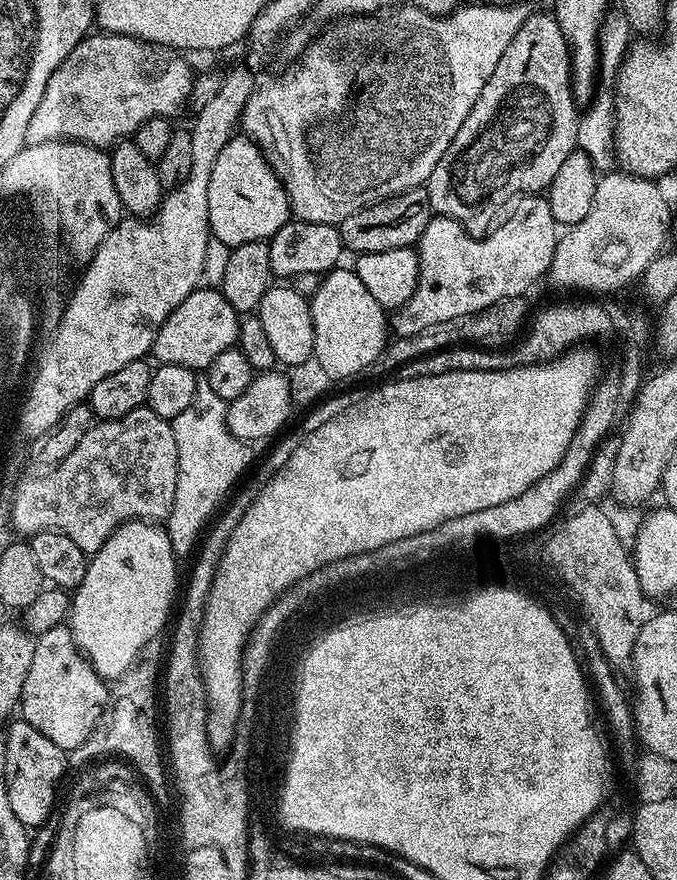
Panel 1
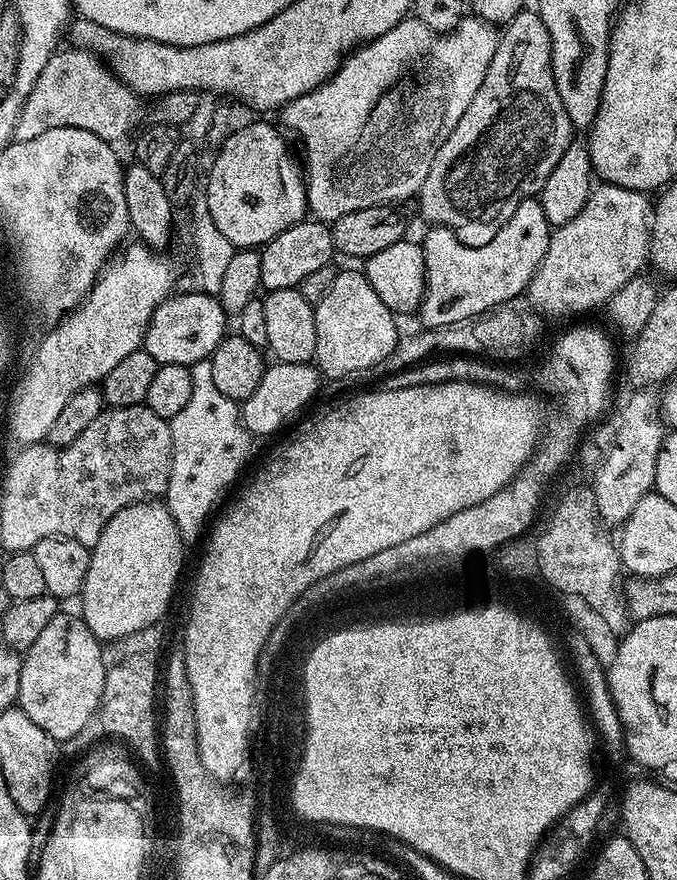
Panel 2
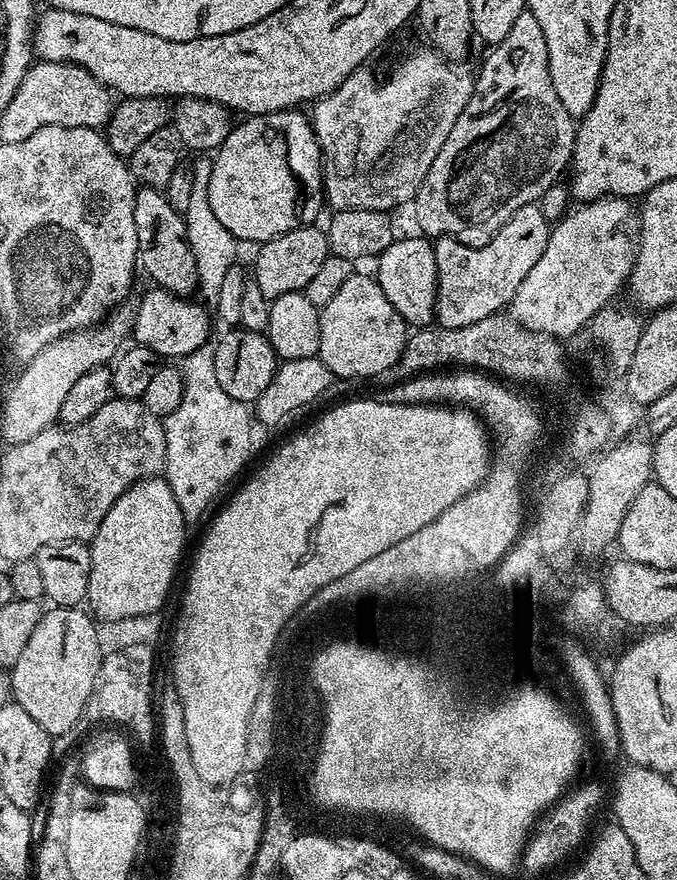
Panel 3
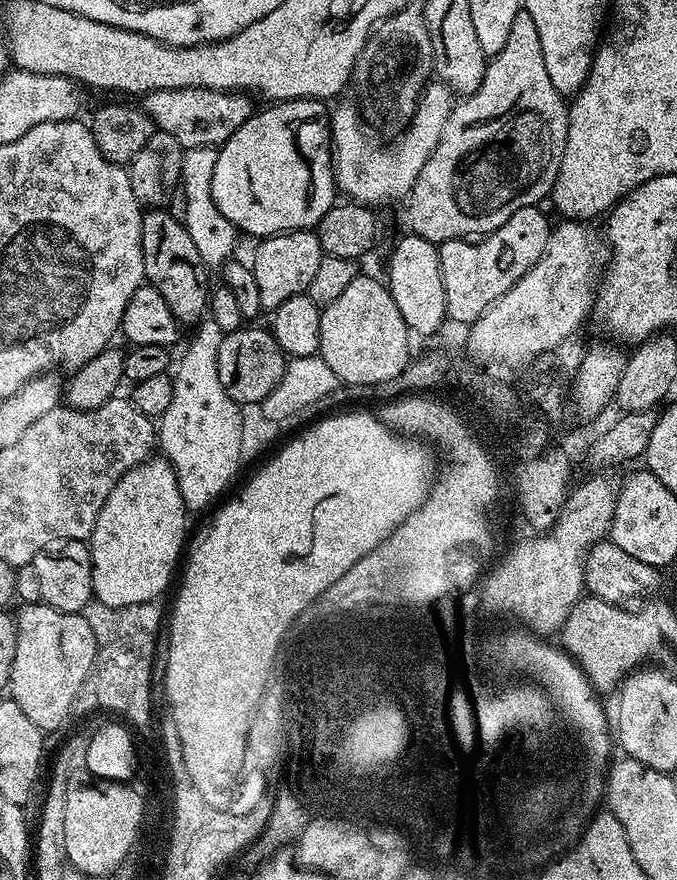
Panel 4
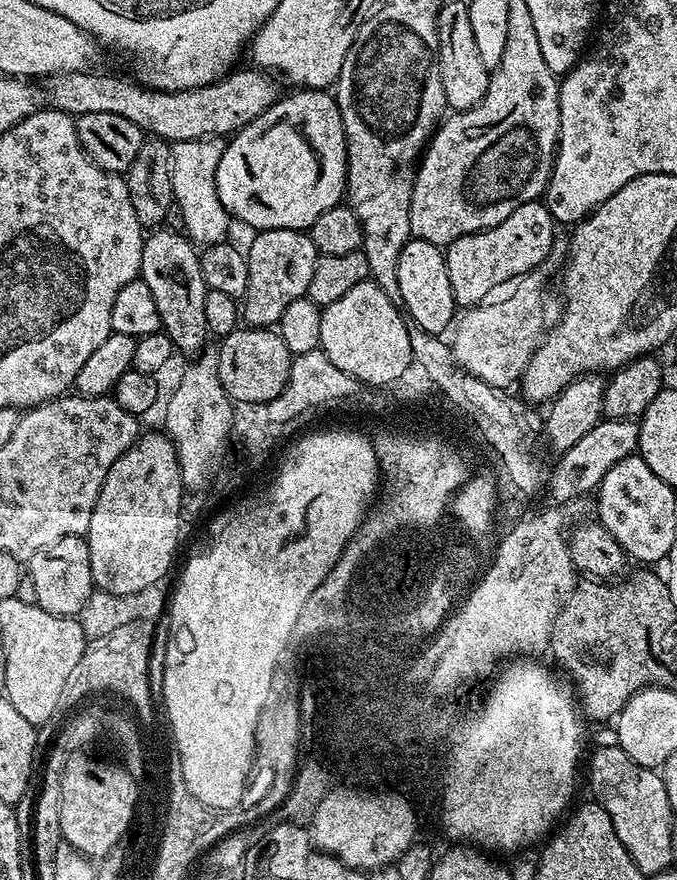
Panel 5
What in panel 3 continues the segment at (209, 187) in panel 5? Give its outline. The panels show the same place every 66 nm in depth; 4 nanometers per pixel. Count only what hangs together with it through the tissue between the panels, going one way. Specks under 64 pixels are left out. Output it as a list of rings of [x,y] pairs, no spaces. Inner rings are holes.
[[[200,158],[194,162],[193,182],[189,207],[182,215],[187,230],[187,242],[194,253],[195,265],[198,268],[197,295],[205,307],[214,310],[217,306],[219,291],[222,290],[223,279],[232,267],[237,263],[239,241],[230,234],[230,230],[223,226],[222,222],[214,215],[209,204],[209,182],[212,173],[212,163],[209,159]]]

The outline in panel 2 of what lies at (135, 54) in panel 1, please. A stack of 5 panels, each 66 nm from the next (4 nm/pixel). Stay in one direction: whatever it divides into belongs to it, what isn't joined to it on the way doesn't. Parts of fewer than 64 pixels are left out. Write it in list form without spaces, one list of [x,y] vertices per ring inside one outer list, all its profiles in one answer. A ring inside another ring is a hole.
[[[68,46],[68,49],[57,50],[42,66],[42,74],[34,82],[22,110],[18,114],[16,123],[16,140],[29,140],[38,138],[38,134],[46,134],[46,130],[55,128],[77,128],[78,130],[90,130],[90,134],[98,134],[98,138],[109,142],[117,142],[136,124],[140,116],[141,97],[124,85],[112,69],[100,59],[94,52],[88,52],[84,48]]]

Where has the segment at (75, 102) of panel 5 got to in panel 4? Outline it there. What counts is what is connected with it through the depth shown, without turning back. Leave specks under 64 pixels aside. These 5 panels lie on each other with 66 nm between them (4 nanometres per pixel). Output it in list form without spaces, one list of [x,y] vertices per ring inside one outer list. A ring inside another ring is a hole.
[[[175,88],[143,93],[142,109],[159,131],[178,138],[180,147],[219,146],[227,142],[230,134],[252,117],[253,97],[243,92],[223,92],[209,88]]]

